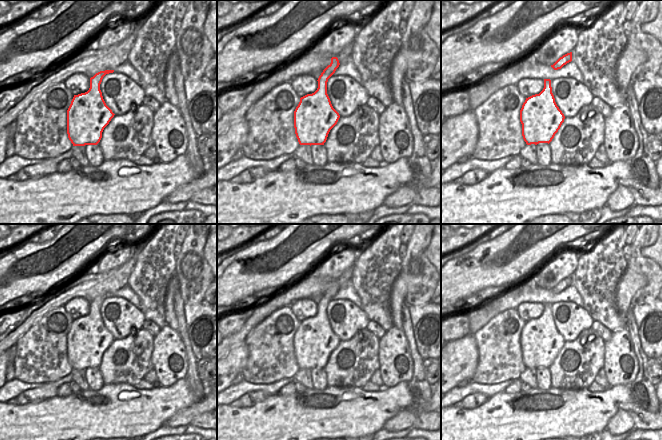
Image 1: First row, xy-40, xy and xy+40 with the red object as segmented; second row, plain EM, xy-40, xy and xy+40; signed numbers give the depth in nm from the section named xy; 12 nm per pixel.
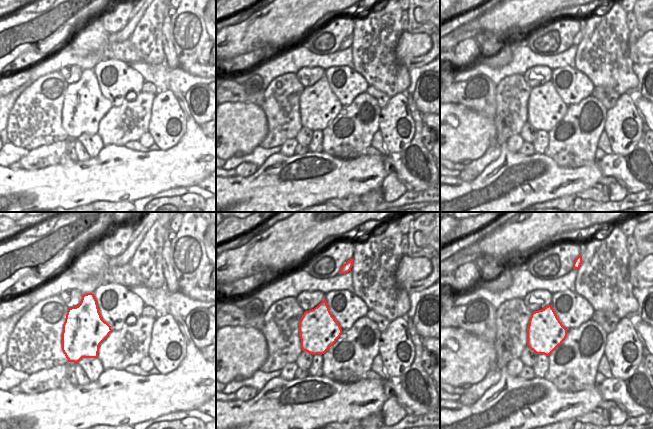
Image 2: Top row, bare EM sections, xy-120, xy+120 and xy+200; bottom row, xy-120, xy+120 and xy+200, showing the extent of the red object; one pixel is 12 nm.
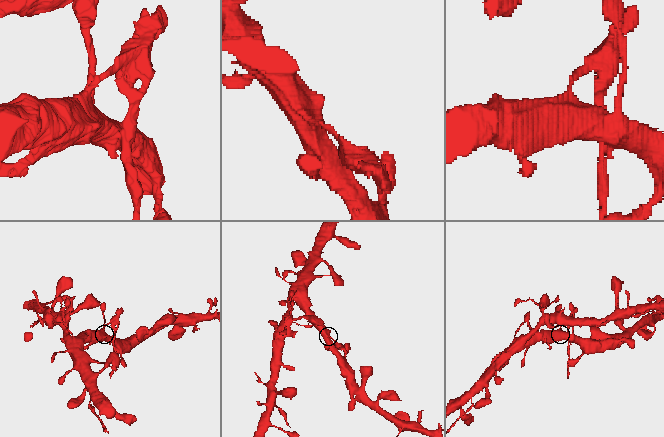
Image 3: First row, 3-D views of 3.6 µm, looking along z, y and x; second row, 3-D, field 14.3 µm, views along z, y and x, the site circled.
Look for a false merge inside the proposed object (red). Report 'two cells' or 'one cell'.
two cells

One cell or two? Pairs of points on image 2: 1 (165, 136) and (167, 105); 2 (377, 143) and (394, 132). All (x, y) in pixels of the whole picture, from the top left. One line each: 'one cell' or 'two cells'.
1: one cell
2: two cells

